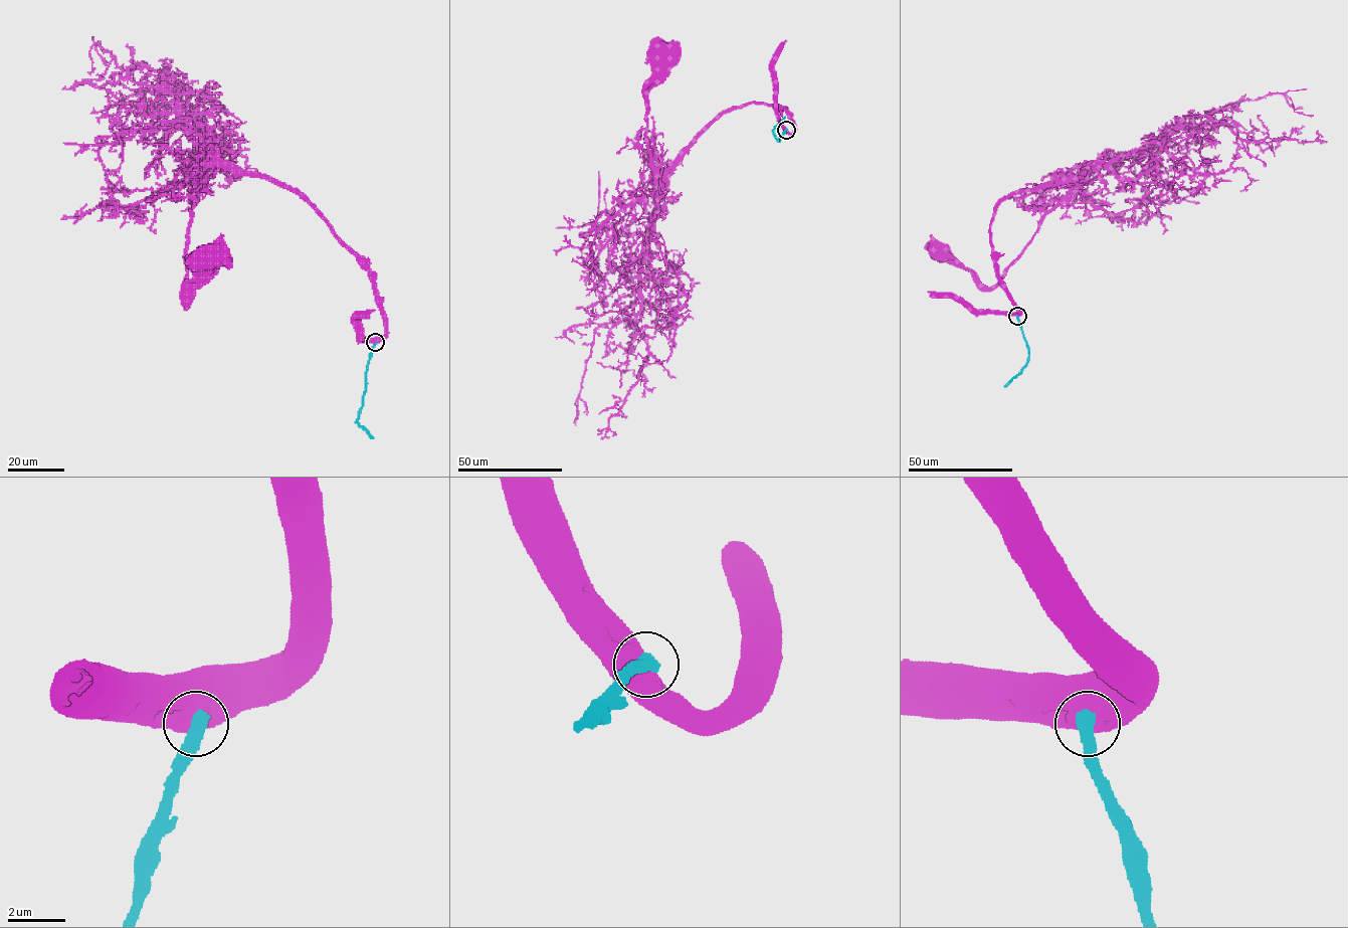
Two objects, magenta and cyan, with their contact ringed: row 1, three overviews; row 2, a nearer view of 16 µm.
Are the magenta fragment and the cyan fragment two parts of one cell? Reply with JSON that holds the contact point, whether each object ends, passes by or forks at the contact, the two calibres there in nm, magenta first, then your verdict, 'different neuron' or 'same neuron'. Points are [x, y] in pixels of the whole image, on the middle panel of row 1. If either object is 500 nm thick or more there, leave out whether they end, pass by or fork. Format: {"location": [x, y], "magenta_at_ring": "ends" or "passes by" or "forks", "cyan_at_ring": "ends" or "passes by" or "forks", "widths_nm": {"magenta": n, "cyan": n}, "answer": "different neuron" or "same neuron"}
{"location": [786, 130], "widths_nm": {"magenta": 850, "cyan": 550}, "answer": "different neuron"}

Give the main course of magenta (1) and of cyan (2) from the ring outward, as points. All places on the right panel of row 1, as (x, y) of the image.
1: (1017, 316), (995, 262), (994, 208), (1020, 192), (1067, 185), (1069, 193), (993, 288), (983, 288), (941, 253)
2: (1017, 316), (1029, 360), (1004, 387)

